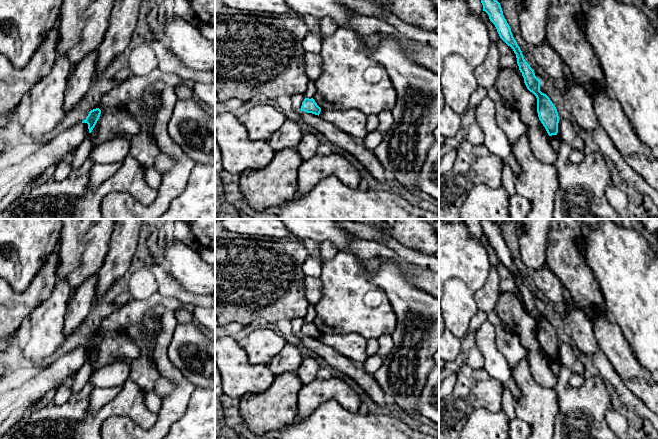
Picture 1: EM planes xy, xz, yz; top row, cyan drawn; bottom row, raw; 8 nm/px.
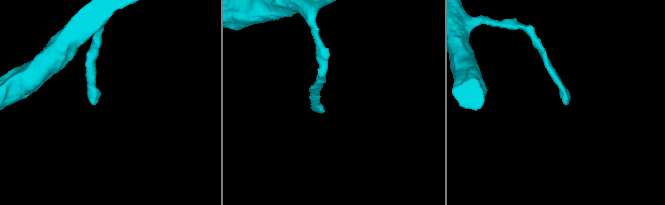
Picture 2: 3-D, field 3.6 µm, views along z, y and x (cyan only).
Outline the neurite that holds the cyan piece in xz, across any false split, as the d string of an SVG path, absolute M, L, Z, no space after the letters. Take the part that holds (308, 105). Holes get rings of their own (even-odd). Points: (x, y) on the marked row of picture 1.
M305 98L302 102L301 111L312 113L319 116L321 108L317 105L313 98Z

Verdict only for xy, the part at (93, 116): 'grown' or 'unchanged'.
unchanged

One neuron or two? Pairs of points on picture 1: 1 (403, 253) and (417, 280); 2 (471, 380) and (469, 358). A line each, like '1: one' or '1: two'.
1: two
2: two

